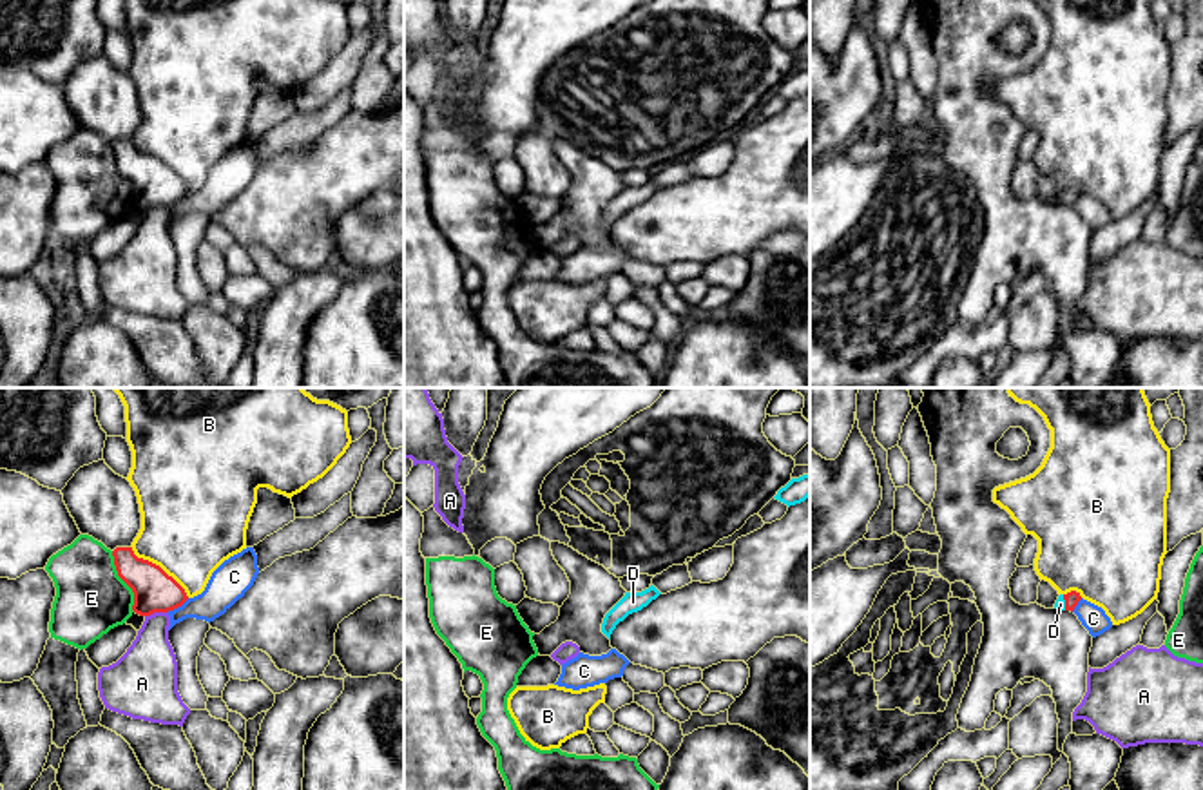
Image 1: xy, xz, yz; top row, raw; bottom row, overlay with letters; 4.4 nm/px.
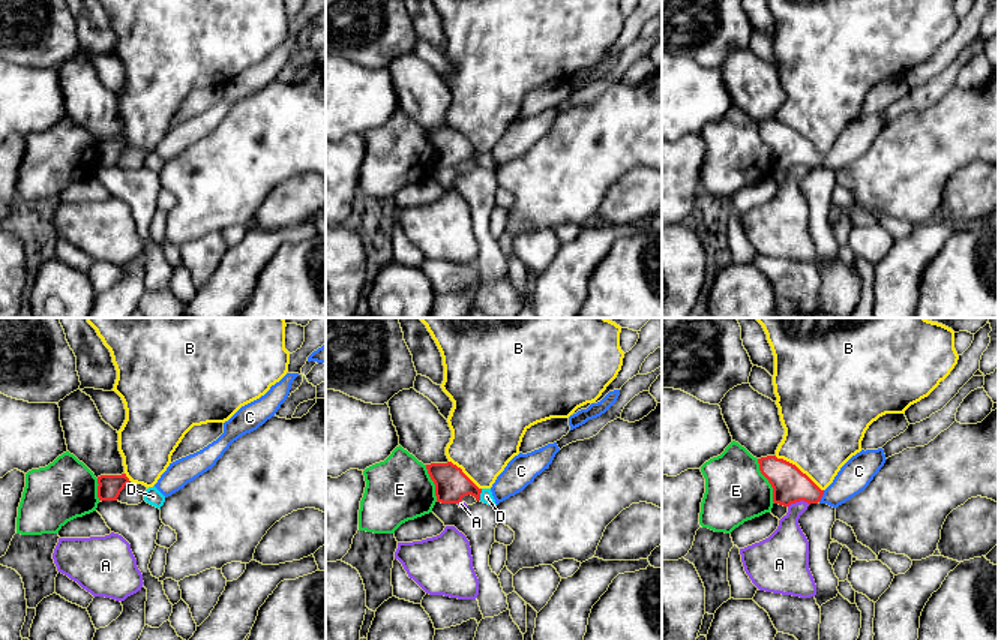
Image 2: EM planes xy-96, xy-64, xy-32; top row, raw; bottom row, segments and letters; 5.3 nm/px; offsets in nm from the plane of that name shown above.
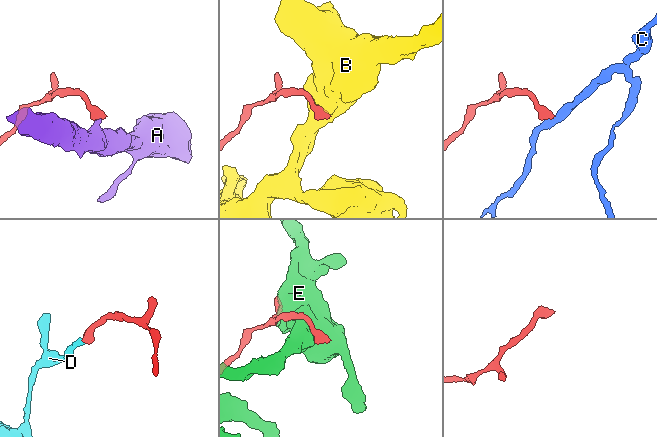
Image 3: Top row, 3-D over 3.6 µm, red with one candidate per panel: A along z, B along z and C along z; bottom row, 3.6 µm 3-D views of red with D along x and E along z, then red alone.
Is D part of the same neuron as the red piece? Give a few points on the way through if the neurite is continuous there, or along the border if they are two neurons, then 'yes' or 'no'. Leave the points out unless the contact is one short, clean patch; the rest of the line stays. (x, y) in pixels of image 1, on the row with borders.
way yz (1071, 598), (1066, 602), (1060, 604); yes

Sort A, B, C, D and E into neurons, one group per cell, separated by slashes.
A / B / C / D / E

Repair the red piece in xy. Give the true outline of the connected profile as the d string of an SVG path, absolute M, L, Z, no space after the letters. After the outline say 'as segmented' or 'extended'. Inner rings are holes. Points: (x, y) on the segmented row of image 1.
M132 547L112 551L118 576L132 589L132 611L140 616L168 612L181 607L188 596L185 589L159 565L138 558Z | as segmented

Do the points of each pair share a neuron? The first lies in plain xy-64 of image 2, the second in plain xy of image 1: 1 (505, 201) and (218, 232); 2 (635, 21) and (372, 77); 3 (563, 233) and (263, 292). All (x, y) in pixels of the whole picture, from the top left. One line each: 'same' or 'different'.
1: same
2: different
3: different

